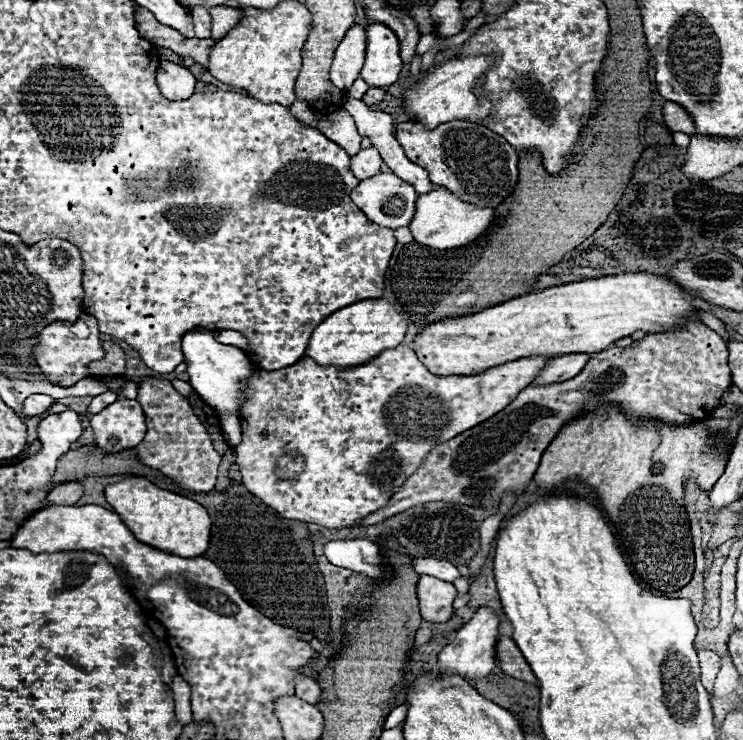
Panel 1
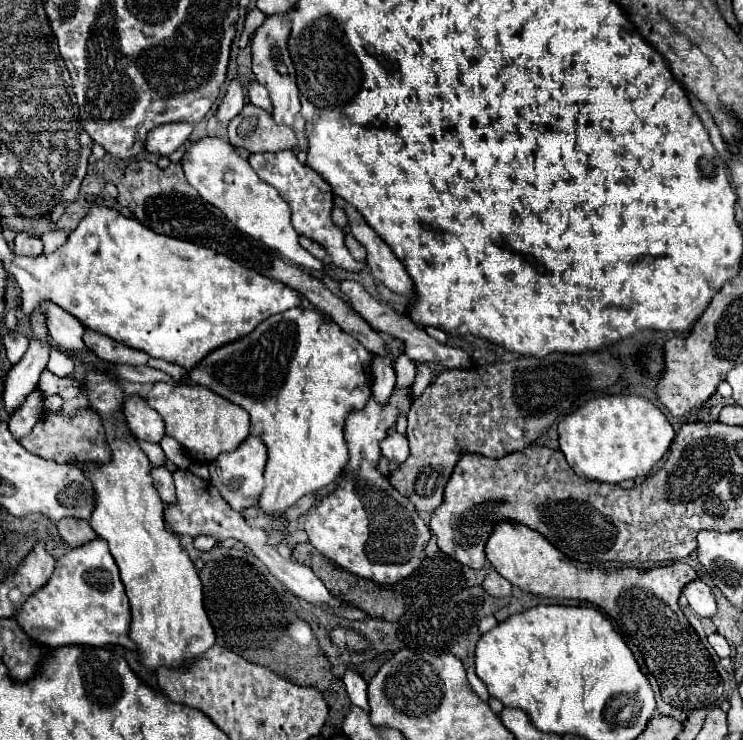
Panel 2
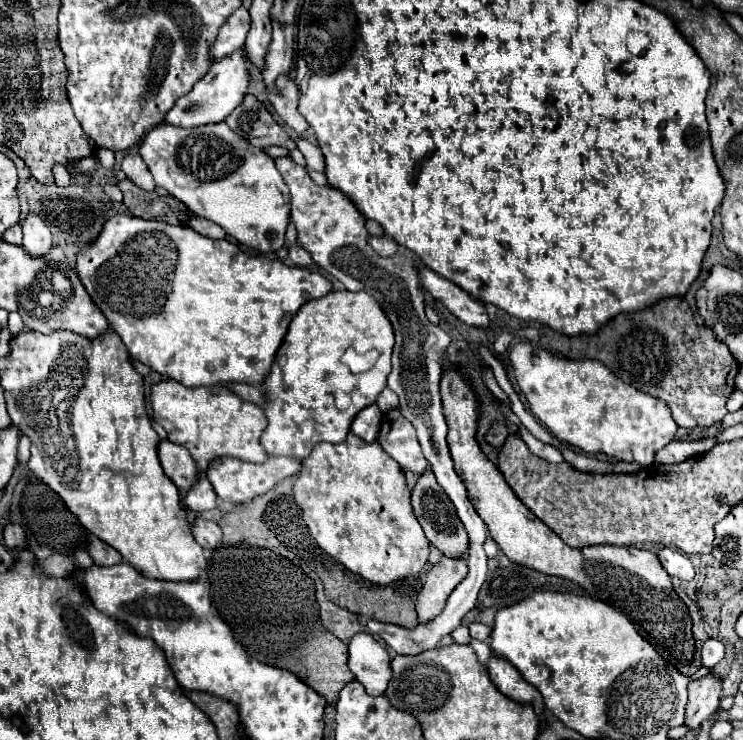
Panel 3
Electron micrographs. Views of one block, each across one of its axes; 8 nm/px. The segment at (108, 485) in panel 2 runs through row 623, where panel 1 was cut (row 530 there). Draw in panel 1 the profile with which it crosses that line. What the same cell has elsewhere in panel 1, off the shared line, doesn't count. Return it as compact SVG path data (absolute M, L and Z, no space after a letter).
M130 478L116 484L108 484L104 496L140 542L164 550L168 554L178 554L182 558L200 556L208 550L212 522L202 504L186 496L162 490L146 478Z

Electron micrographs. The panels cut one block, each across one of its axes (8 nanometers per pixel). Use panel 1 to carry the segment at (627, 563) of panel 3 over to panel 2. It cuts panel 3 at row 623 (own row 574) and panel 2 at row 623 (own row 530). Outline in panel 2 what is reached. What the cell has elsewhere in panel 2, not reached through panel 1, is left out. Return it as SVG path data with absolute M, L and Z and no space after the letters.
M508 520L496 524L494 534L486 540L484 552L500 576L526 592L548 598L578 598L604 610L634 652L636 660L642 660L646 670L656 678L664 702L694 710L704 708L710 702L718 702L722 696L722 680L714 668L710 652L678 606L682 588L696 576L692 566L674 562L676 566L670 564L647 570L582 569L554 548L540 532Z

